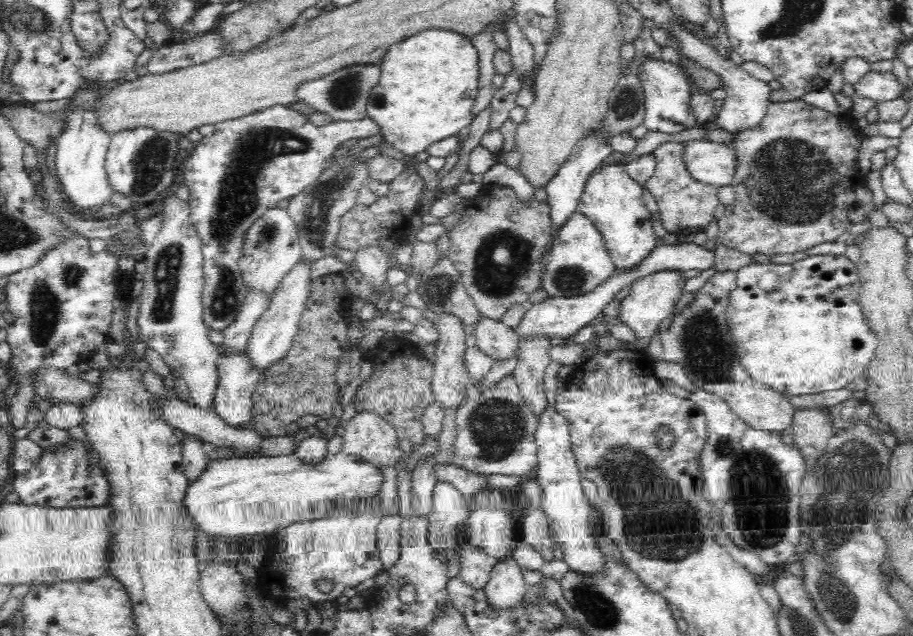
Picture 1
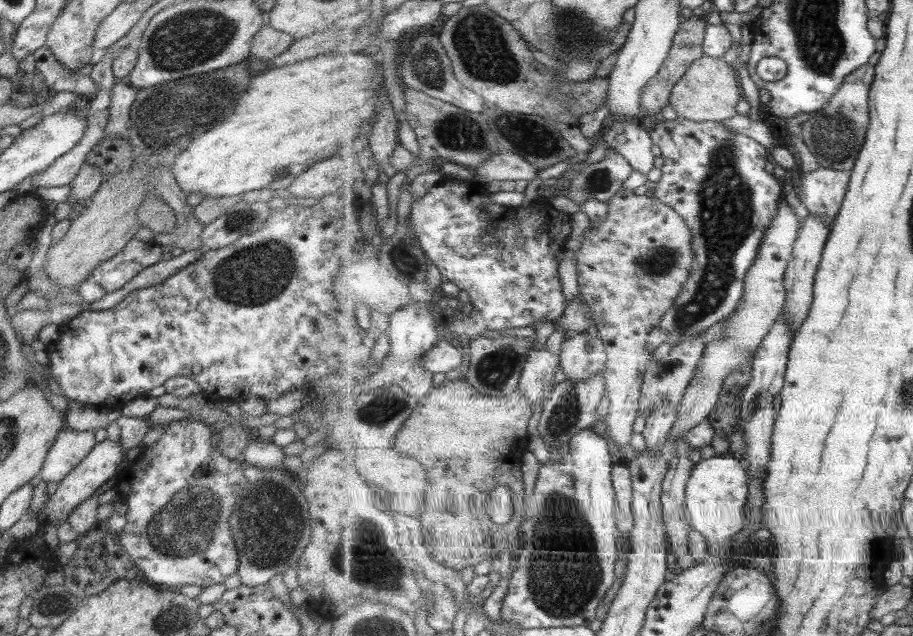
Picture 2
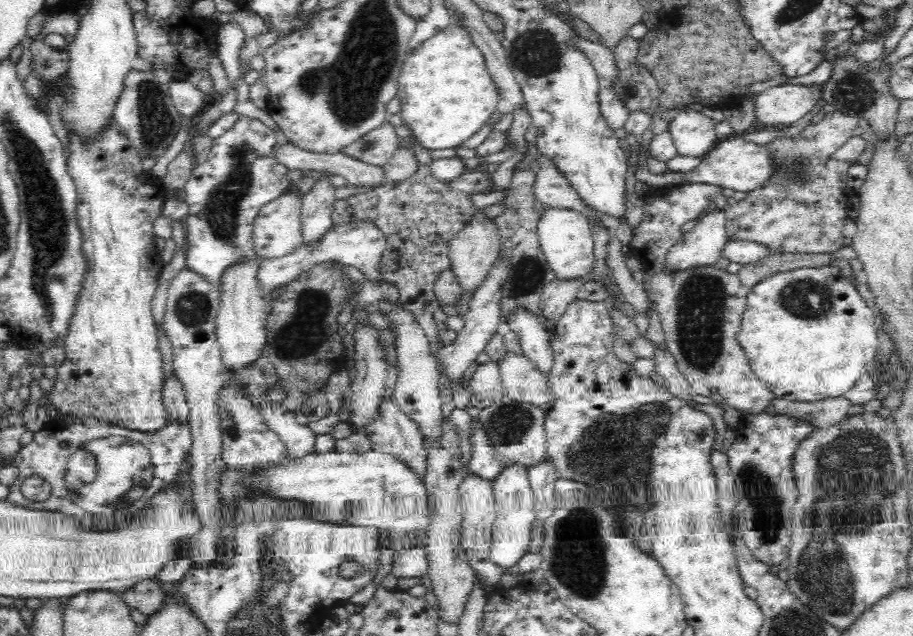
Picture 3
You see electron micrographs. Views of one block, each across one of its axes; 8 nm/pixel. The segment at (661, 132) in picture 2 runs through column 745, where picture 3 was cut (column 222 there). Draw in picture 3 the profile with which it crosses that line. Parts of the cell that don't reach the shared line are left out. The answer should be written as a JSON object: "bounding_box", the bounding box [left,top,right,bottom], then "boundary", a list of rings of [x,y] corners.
{"bounding_box":[183,116,295,292],"boundary":[[[242,116],[228,132],[220,138],[213,140],[208,160],[202,164],[195,164],[192,175],[186,185],[183,186],[186,193],[188,214],[183,219],[186,228],[186,262],[188,272],[202,276],[221,292],[222,279],[230,268],[237,267],[240,262],[250,262],[256,259],[257,253],[253,245],[254,219],[261,212],[262,206],[270,204],[272,200],[280,199],[280,196],[295,190],[290,180],[289,166],[281,160],[282,145],[278,144],[276,134],[267,128],[257,117]]]}

